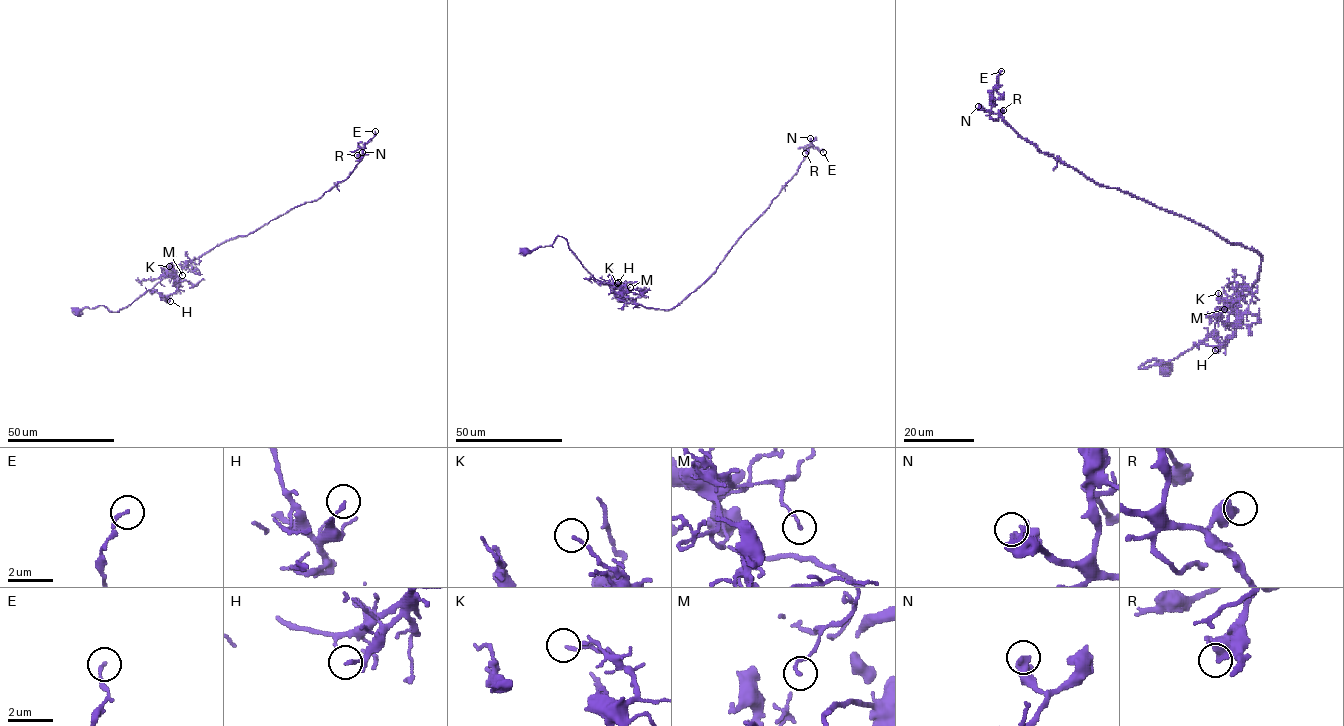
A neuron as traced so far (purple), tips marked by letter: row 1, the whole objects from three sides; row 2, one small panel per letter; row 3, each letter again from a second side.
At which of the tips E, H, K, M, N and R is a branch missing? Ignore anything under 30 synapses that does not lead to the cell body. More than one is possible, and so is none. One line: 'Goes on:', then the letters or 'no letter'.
Goes on: N

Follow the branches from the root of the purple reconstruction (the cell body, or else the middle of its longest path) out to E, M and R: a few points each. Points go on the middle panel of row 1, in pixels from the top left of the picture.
E: (523, 251), (561, 236), (594, 278), (634, 304), (670, 310), (715, 271), (797, 172), (808, 147), (823, 152)
M: (523, 251), (528, 254), (539, 246), (550, 245), (561, 236), (594, 278), (608, 283), (617, 292), (630, 287)
R: (523, 251), (550, 245), (561, 236), (594, 278), (634, 304), (670, 310), (715, 271), (797, 172), (805, 153)

